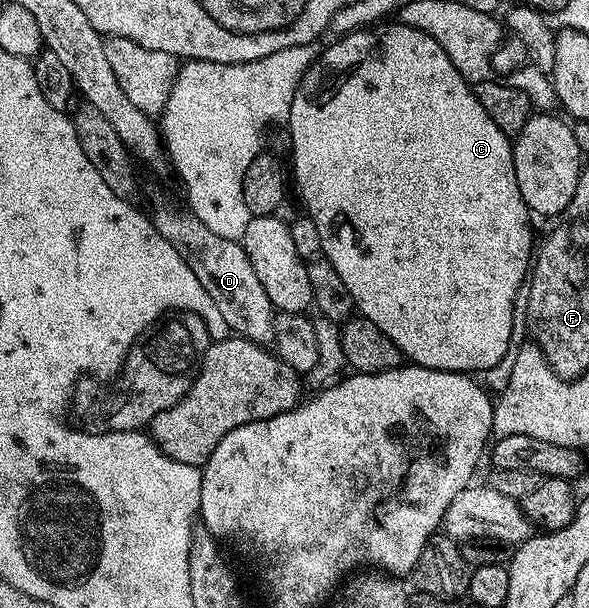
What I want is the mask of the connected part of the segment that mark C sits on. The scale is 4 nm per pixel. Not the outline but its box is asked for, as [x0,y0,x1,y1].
[287,21,535,373]

